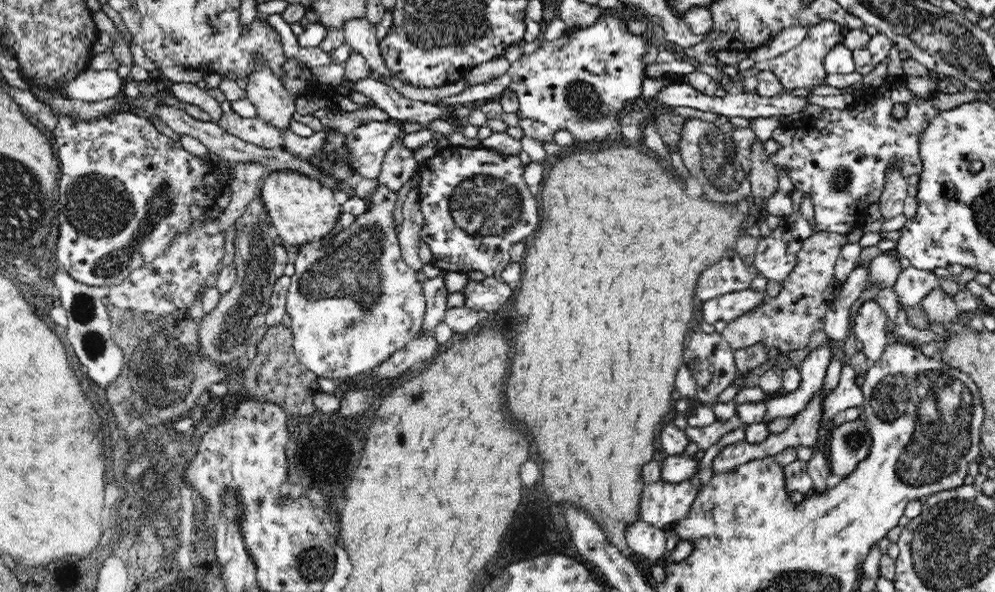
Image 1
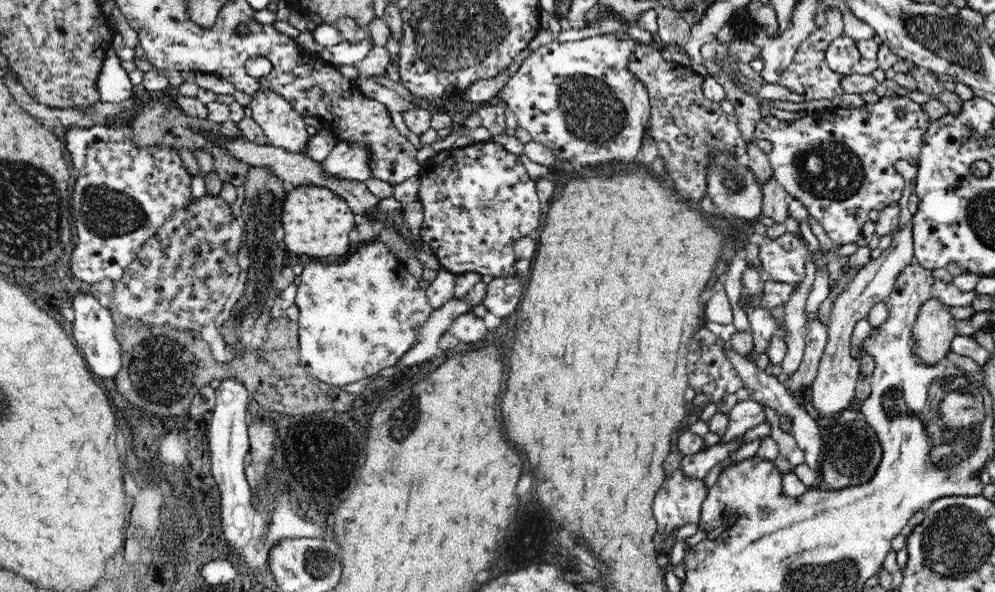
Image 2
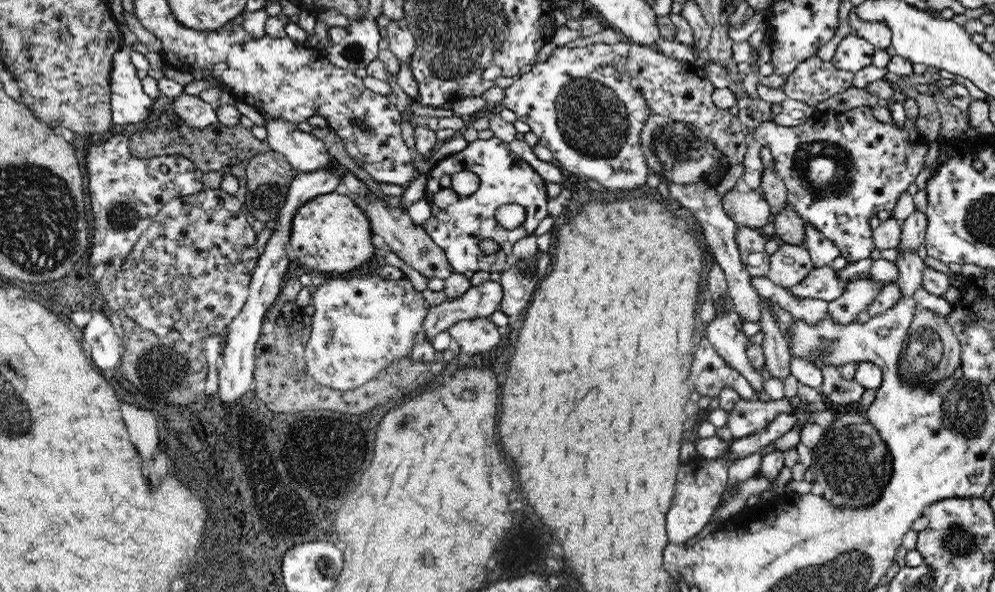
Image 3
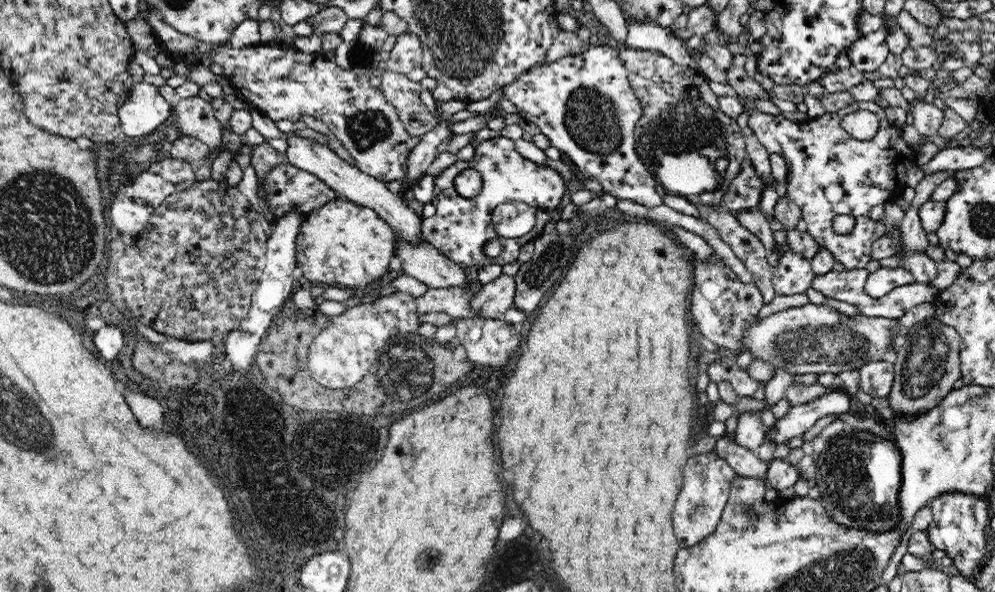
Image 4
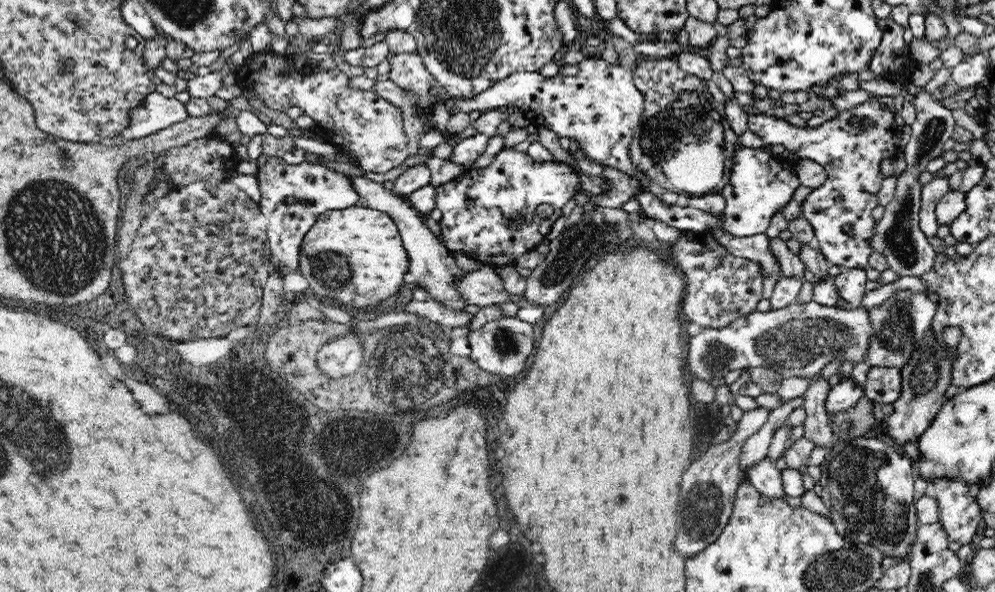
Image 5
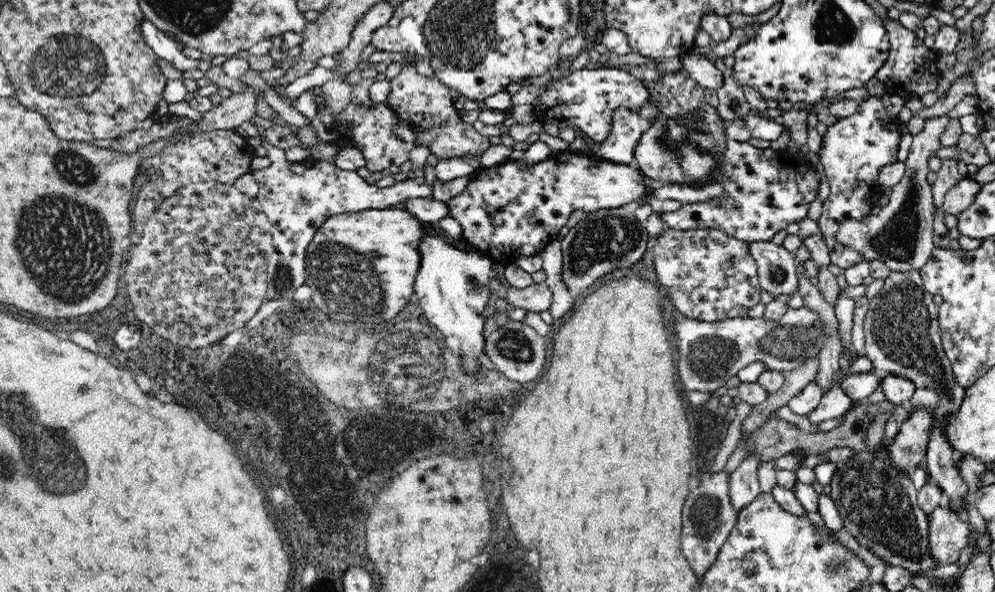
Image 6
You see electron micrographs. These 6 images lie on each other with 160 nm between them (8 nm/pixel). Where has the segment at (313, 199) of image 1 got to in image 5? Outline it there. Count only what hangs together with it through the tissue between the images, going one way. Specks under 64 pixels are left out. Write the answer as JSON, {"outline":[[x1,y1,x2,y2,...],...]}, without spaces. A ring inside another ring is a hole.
{"outline":[[352,206,346,210,332,210,320,214,318,220,304,235,300,245,299,269,310,282,310,290,320,298,338,300,338,306,352,306,356,312,364,312,366,308,376,306,388,296,396,294,404,284,402,272,409,270,409,256,404,248,399,227,386,212,360,206]]}

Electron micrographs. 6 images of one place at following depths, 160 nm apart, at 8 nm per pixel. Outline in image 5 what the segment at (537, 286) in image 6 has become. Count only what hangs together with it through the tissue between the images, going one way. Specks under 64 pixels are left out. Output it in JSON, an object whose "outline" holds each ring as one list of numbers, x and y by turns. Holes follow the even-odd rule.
{"outline":[[482,265,478,270,458,277,454,286,459,296,466,298,467,304,474,306,487,307,506,301,512,301,516,305,527,302,523,294,508,294,503,287,501,276,489,265]]}

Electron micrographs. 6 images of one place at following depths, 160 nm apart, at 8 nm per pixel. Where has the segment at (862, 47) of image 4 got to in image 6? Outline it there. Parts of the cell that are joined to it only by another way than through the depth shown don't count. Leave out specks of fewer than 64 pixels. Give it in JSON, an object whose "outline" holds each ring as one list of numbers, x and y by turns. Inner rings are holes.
{"outline":[[888,18,885,27,889,36,888,62,878,70,875,78,884,83,890,95,900,95,907,102,916,105,924,94,935,92,937,88,938,78,940,79,942,74,936,67,940,53,924,46,923,40,918,39,913,30,902,26,899,20]]}

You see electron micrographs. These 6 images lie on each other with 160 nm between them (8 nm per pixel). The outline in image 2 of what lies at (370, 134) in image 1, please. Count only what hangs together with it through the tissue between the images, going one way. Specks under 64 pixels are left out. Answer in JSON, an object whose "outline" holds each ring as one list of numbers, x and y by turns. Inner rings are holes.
{"outline":[[340,140,320,163,320,167,336,179,364,182,373,176,370,164,372,161,369,160,366,146,358,142,355,145,349,145,348,142]]}

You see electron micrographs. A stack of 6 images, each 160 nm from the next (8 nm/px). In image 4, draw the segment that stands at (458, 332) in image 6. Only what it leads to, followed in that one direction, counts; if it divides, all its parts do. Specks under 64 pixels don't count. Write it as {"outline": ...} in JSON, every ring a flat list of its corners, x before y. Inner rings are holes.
{"outline":[[293,134,288,136,287,141,286,162,315,174,322,182,327,183,332,190,335,190,340,198,374,210,393,228,401,243,417,245,420,241,424,241,421,233,422,218,408,207,404,193,392,194,385,182,363,173,358,167,352,166,338,157,327,145,318,144,314,139,300,138]]}

